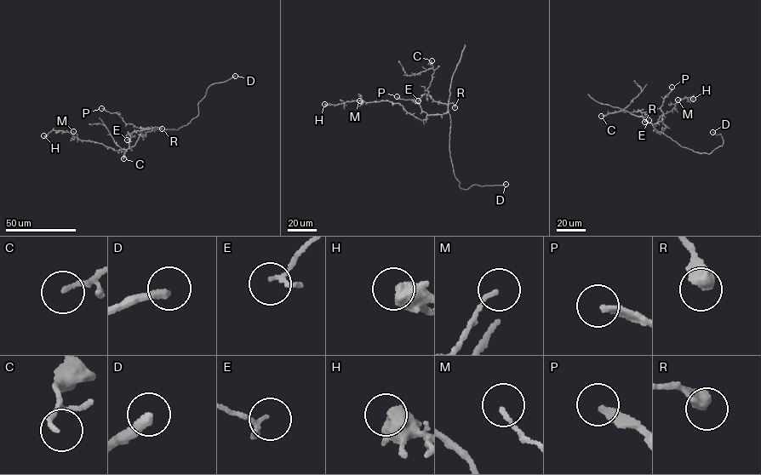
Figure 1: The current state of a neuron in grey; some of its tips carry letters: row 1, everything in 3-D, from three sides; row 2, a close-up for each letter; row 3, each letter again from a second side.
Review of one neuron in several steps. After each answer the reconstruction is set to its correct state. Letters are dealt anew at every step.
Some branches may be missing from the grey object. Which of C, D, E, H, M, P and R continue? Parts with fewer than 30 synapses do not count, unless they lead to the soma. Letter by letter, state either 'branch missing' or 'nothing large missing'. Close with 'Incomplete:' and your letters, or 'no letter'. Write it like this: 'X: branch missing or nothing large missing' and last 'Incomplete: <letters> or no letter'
C: nothing large missing
D: branch missing
E: nothing large missing
H: nothing large missing
M: nothing large missing
P: branch missing
R: nothing large missing
Incomplete: D, P

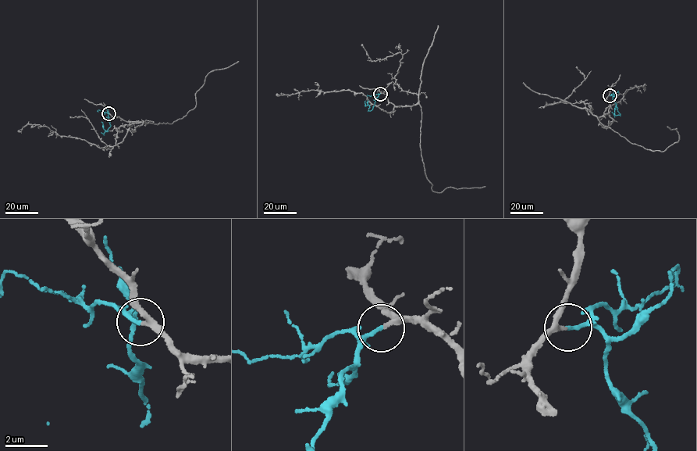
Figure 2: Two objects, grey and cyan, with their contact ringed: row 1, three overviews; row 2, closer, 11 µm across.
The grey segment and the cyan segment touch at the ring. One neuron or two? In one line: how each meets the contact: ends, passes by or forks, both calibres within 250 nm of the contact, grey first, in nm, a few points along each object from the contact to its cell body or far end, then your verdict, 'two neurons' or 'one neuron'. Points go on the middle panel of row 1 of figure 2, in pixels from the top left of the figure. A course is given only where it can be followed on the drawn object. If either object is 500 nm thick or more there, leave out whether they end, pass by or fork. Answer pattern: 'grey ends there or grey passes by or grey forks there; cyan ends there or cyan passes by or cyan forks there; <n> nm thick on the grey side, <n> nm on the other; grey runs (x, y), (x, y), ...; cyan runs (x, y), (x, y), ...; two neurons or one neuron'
grey passes by; cyan ends there; 200 nm thick on the grey side, 180 nm on the other; grey runs (380, 94), (385, 94), (396, 106), (420, 105), (421, 154), (432, 190), (439, 192), (450, 187), (485, 186); cyan runs (380, 94), (370, 111), (368, 99); one neuron

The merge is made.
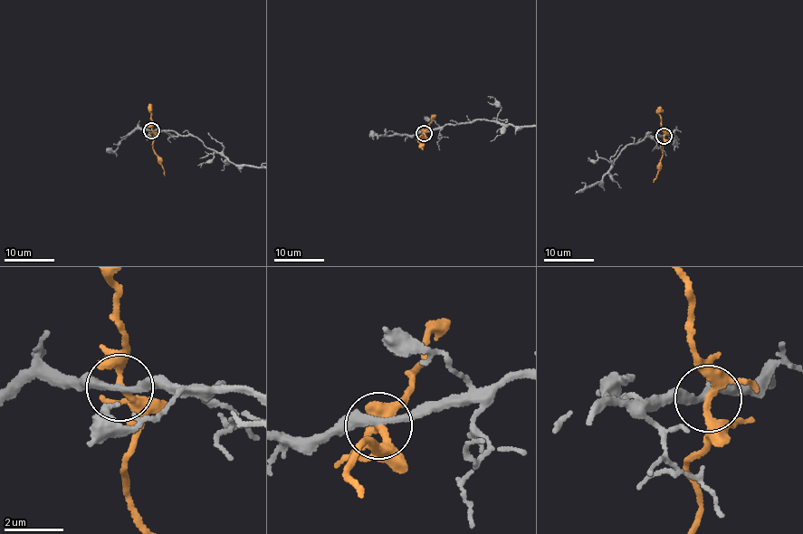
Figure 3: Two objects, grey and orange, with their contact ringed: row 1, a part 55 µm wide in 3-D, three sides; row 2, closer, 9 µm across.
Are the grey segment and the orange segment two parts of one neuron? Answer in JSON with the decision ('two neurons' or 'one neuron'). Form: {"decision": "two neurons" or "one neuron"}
{"decision": "two neurons"}

